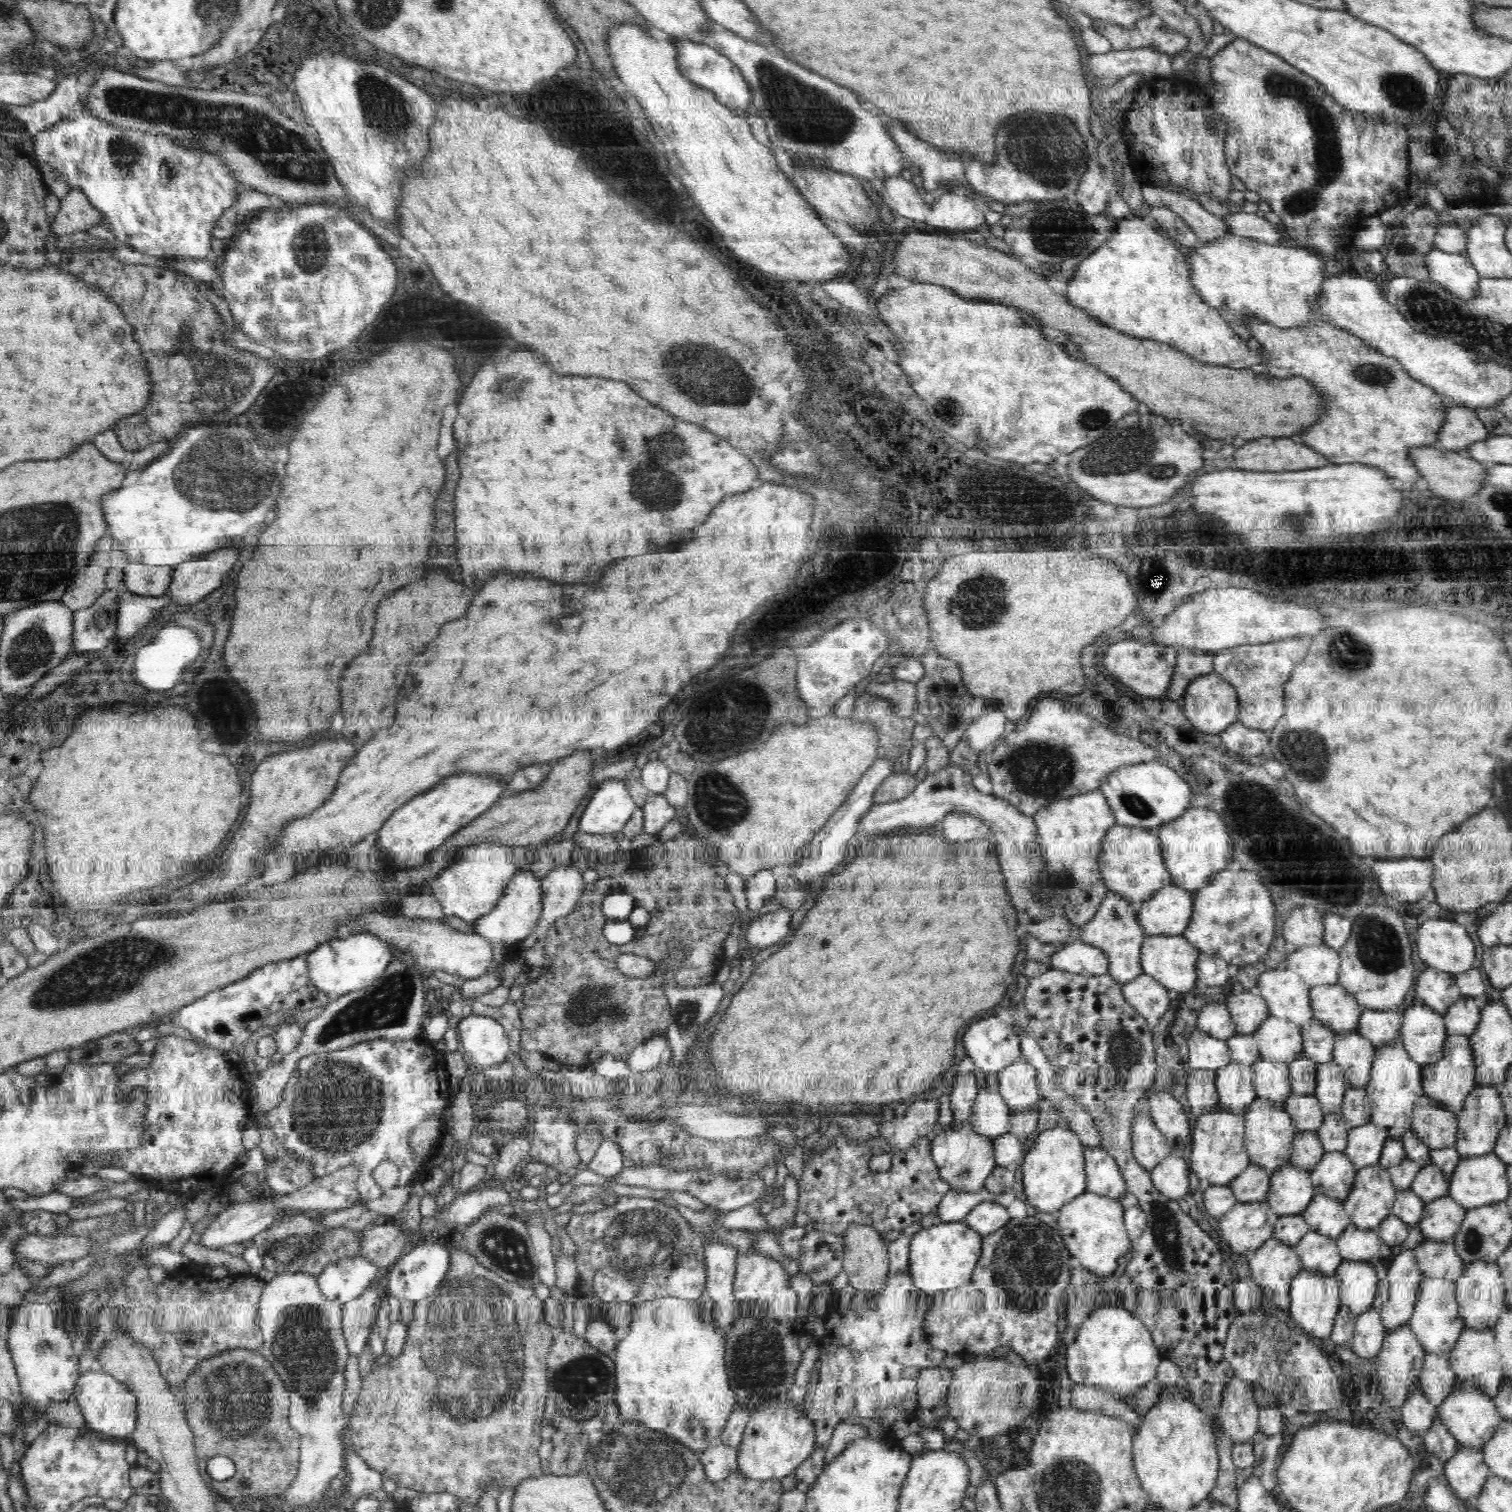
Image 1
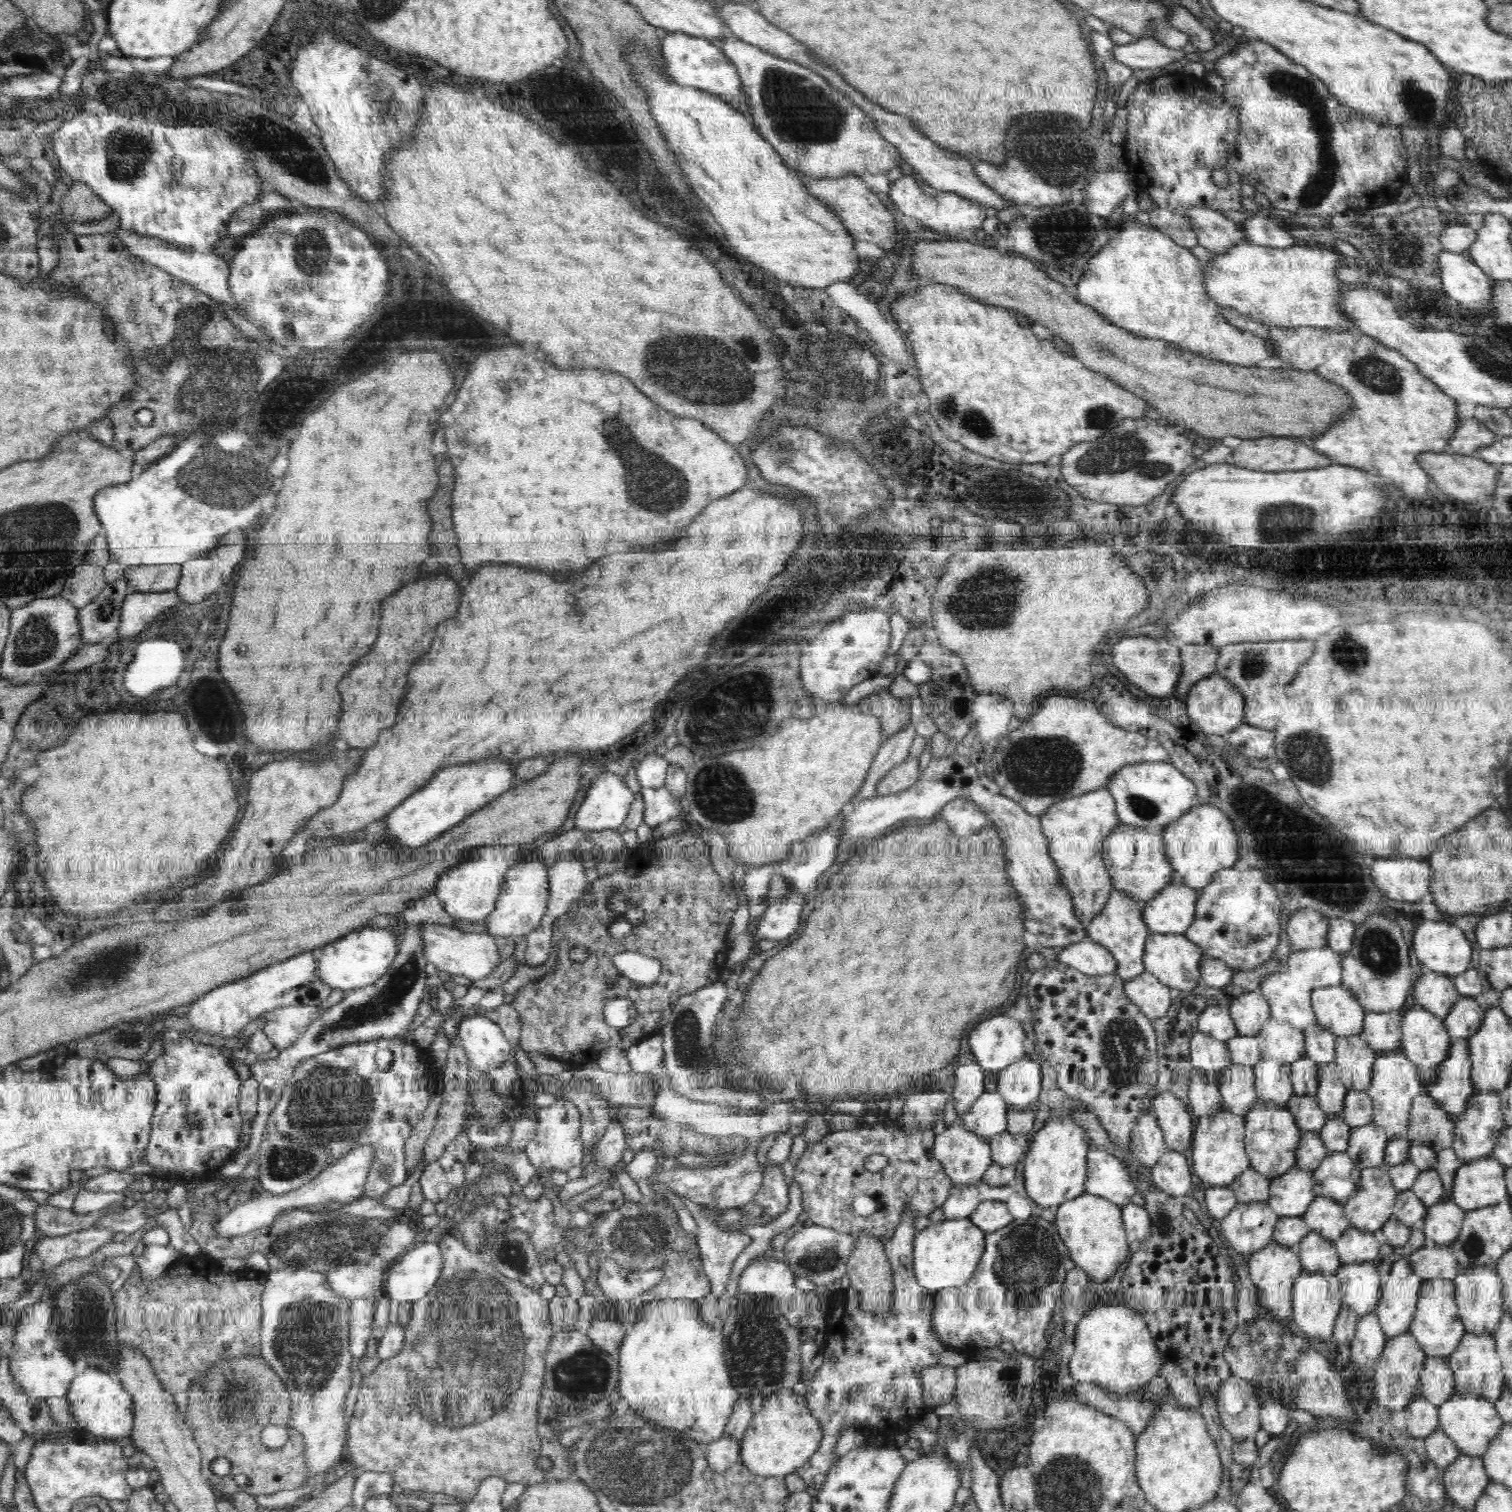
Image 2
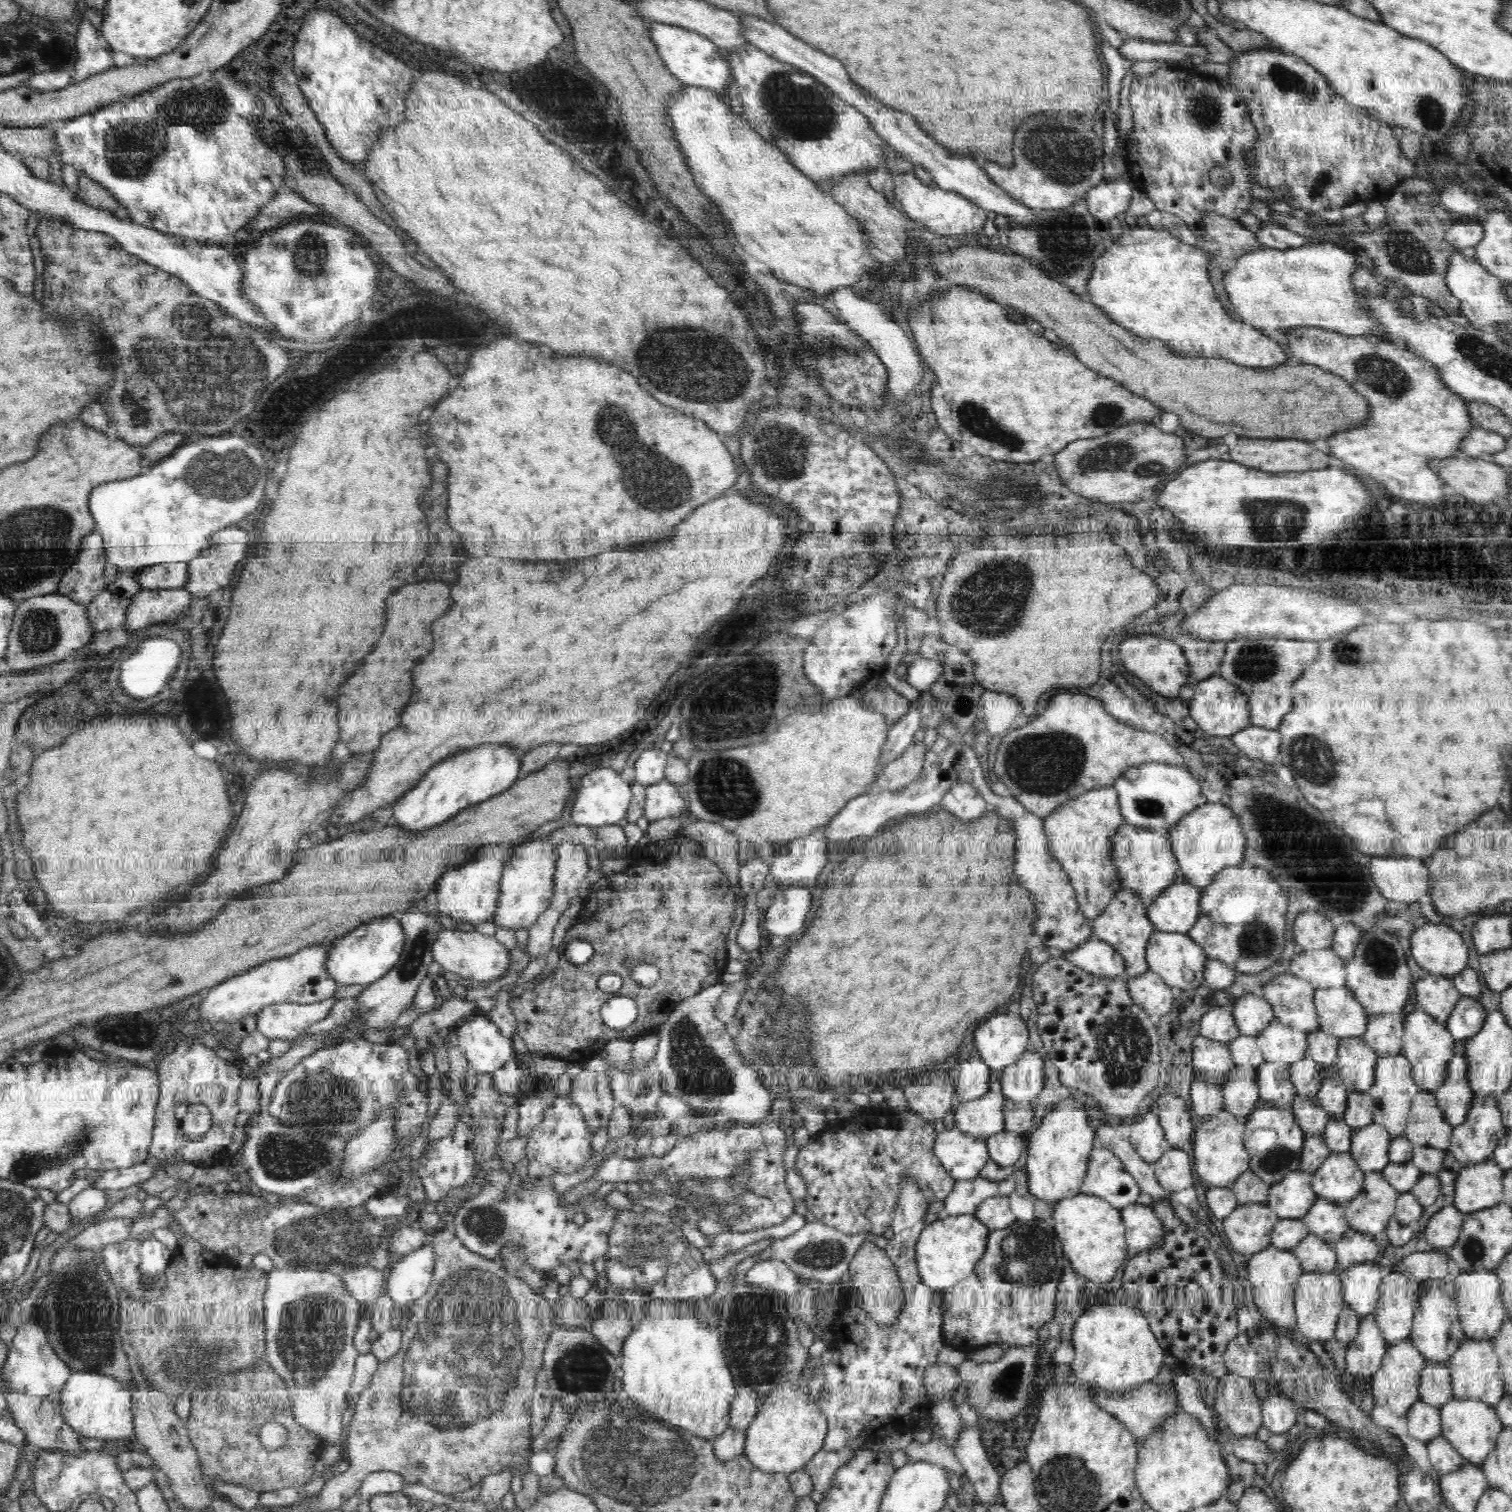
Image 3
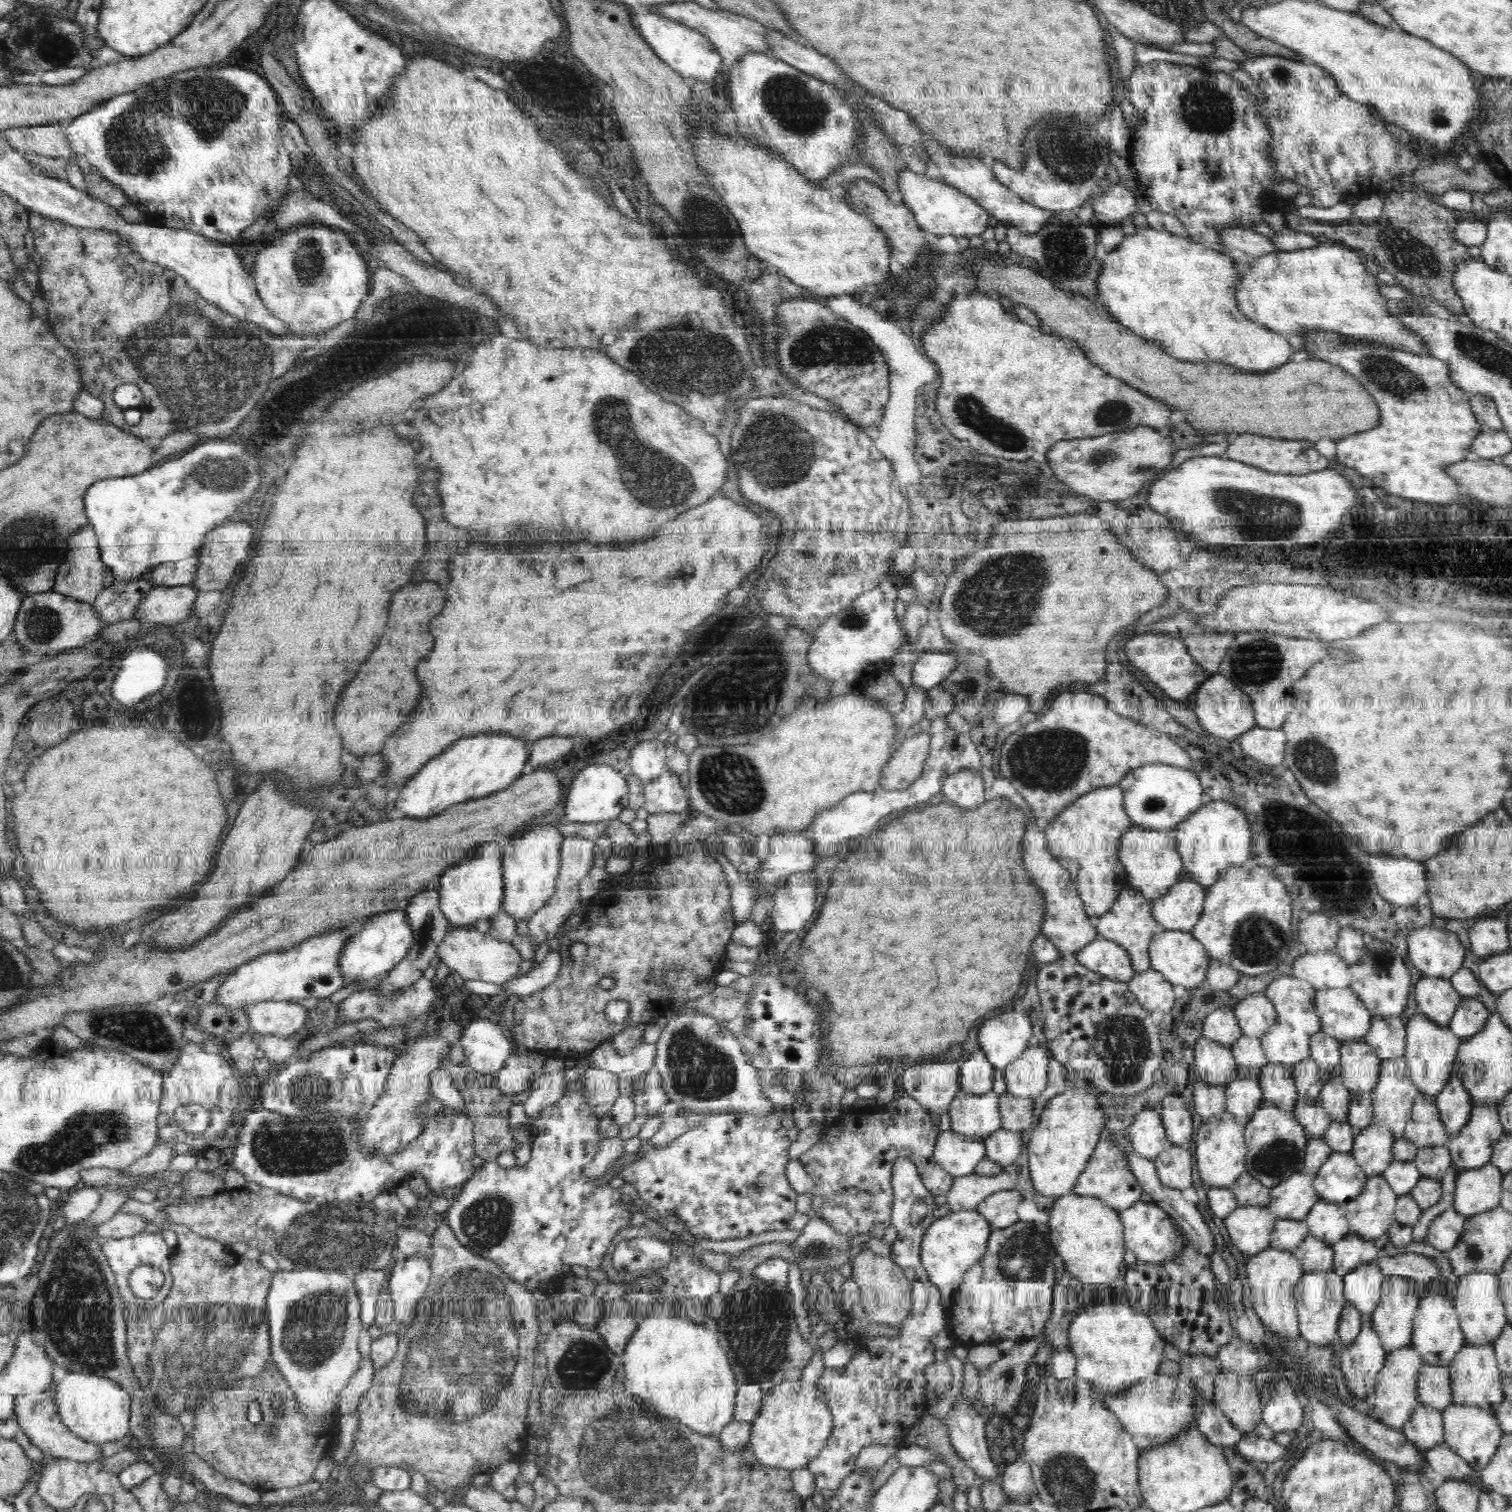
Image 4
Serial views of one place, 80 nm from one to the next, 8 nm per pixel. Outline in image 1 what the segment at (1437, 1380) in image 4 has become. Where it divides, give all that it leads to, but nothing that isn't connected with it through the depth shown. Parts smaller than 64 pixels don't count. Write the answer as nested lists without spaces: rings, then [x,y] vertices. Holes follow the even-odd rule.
[[[1427,1354],[1417,1380],[1419,1390],[1434,1406],[1438,1406],[1457,1387],[1456,1375],[1446,1354]]]

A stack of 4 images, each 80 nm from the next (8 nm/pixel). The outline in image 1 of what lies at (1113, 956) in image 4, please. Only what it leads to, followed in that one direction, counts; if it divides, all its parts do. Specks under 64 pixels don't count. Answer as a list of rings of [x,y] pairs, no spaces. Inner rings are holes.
[[[1081,940],[1064,944],[1061,950],[1050,956],[1050,964],[1048,968],[1065,969],[1066,972],[1081,973],[1087,977],[1106,974],[1110,968],[1104,949]]]

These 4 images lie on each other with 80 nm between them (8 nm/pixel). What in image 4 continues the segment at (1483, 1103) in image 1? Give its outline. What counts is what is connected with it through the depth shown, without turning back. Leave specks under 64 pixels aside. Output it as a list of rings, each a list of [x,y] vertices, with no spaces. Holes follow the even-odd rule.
[[[1474,1107],[1470,1120],[1458,1135],[1446,1144],[1456,1172],[1484,1167],[1505,1130],[1499,1121],[1497,1108]]]

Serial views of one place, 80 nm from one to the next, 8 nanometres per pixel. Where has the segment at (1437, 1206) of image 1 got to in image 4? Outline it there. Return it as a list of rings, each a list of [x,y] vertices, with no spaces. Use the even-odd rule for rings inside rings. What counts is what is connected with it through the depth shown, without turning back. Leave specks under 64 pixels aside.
[[[1454,1208],[1445,1210],[1430,1223],[1426,1242],[1440,1251],[1449,1251],[1461,1239],[1466,1219]]]

